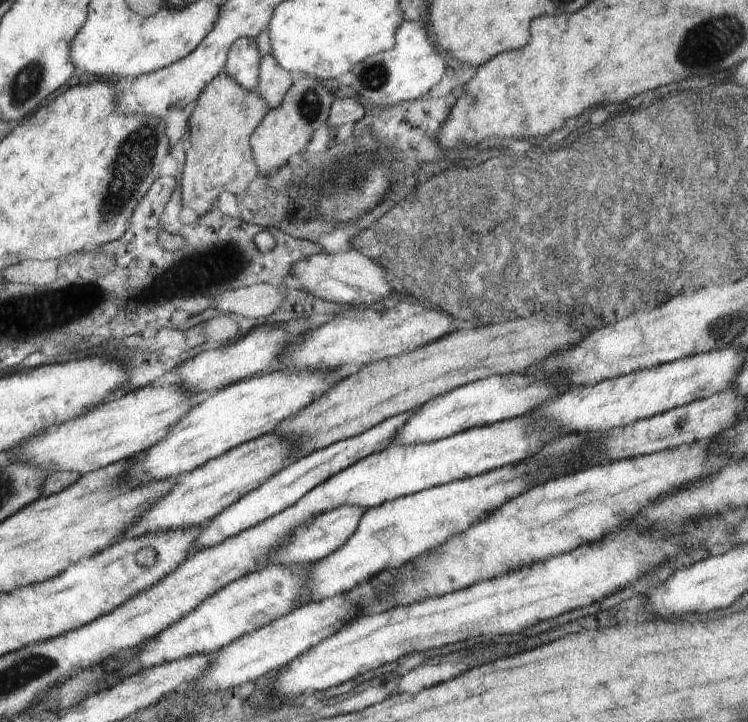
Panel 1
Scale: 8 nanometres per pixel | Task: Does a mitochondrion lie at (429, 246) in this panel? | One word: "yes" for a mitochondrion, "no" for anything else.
yes

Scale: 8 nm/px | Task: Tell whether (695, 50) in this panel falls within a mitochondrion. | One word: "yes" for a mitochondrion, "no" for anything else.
yes

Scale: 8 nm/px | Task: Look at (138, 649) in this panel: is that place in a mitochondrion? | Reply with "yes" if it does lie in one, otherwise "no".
no

